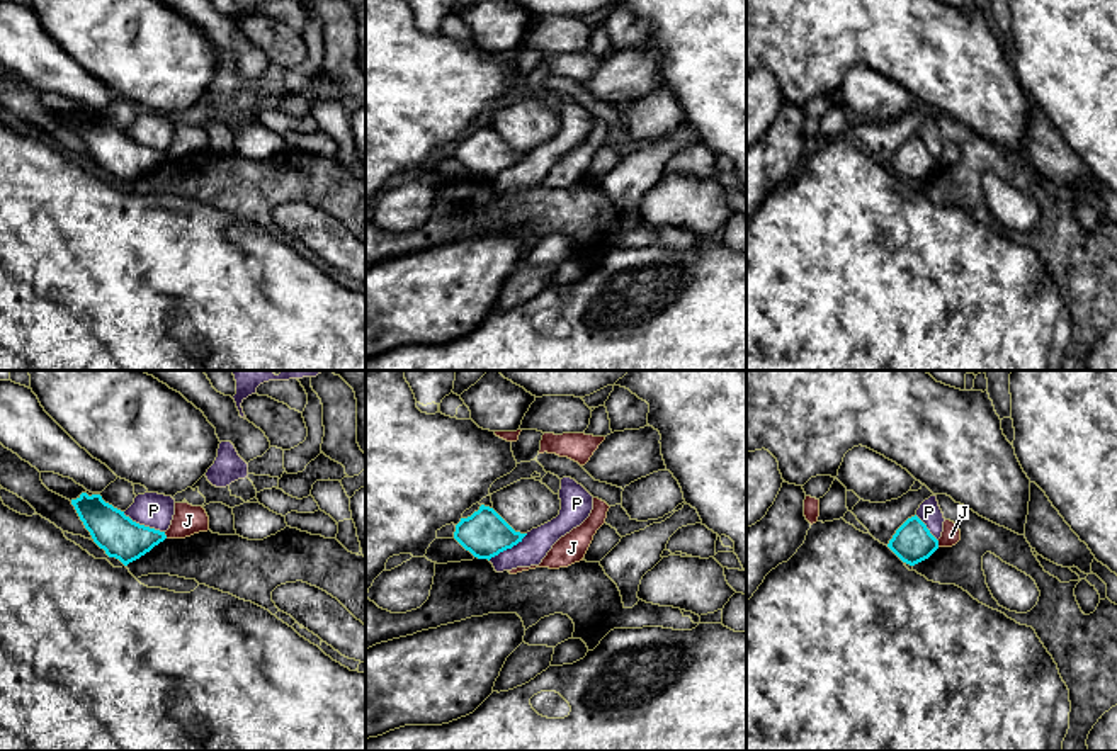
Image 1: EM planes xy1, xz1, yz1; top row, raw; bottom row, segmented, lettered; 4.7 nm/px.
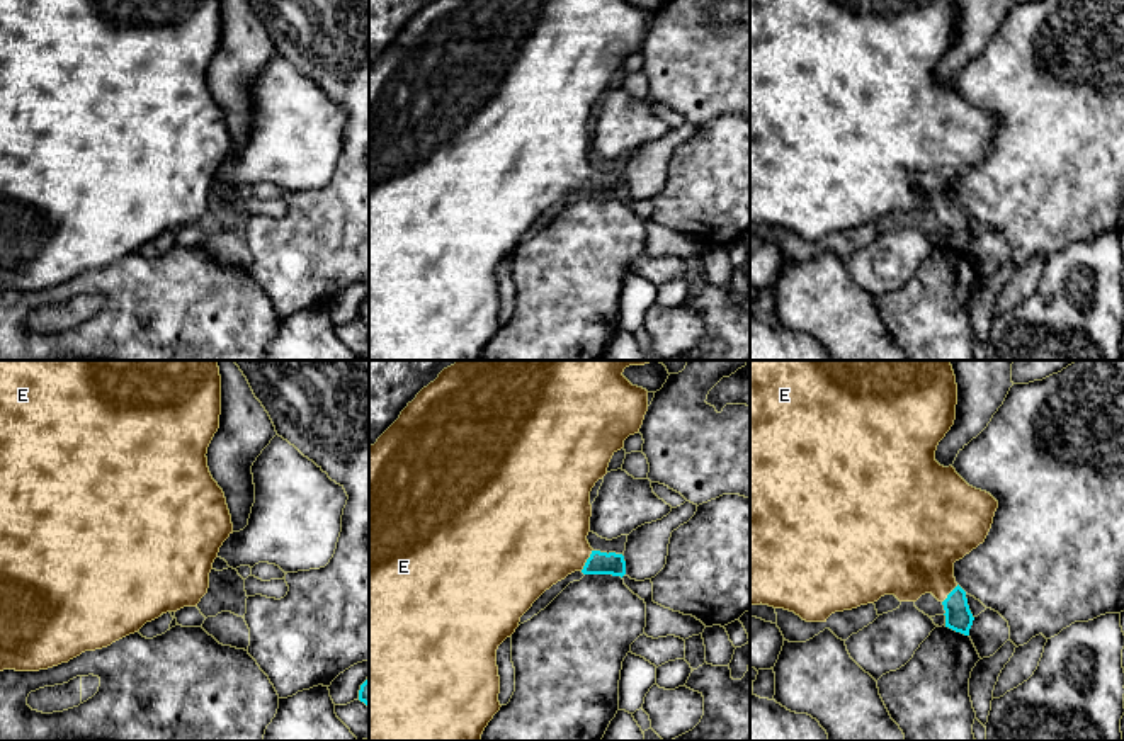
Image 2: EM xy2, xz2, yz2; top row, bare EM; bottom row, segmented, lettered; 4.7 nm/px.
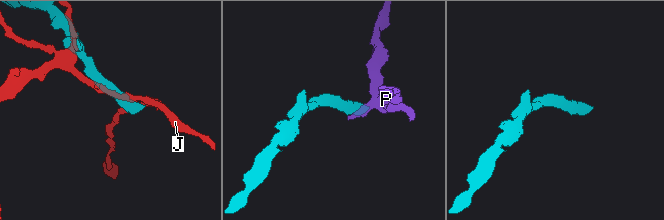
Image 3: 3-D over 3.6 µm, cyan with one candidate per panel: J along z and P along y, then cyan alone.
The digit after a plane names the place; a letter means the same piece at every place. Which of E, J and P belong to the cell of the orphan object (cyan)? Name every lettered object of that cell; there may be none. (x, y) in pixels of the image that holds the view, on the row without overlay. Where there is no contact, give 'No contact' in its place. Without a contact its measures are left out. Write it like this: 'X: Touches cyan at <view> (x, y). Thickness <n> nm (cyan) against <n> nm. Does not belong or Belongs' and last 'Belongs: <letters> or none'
E: Touches cyan at xz2 (587, 179). Thickness 110 nm (cyan) against 440 nm. Belongs
J: Touches cyan at xy1 (165, 155). Thickness 200 nm (cyan) against 140 nm. Does not belong
P: Touches cyan at xy1 (143, 145). Thickness 200 nm (cyan) against 170 nm. Does not belong
Belongs: E

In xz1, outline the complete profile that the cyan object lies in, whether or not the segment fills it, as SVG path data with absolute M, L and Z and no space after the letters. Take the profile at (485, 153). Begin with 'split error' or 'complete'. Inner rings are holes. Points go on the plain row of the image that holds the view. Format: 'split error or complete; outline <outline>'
complete; outline M481 124L456 144L454 158L478 178L491 178L512 168L527 153L515 151L493 127Z

